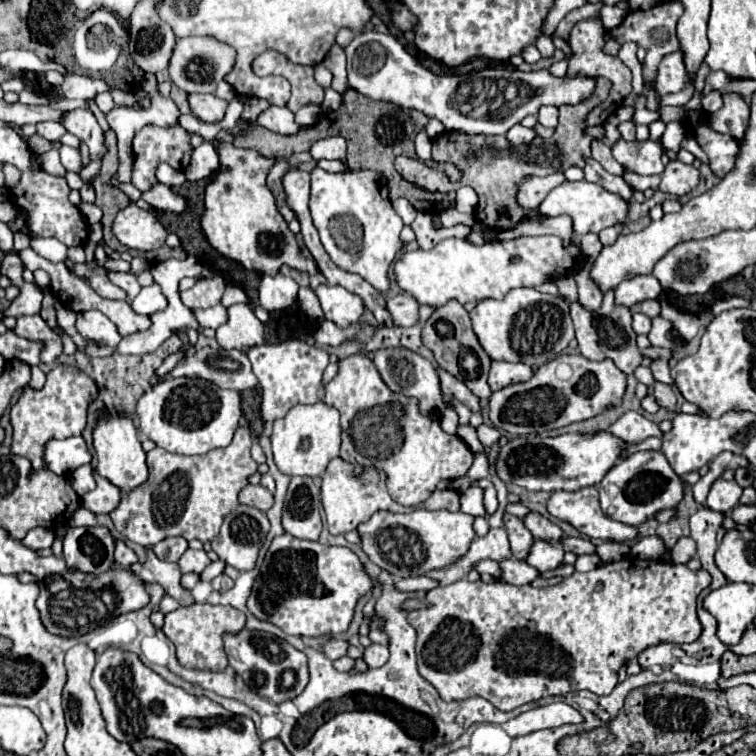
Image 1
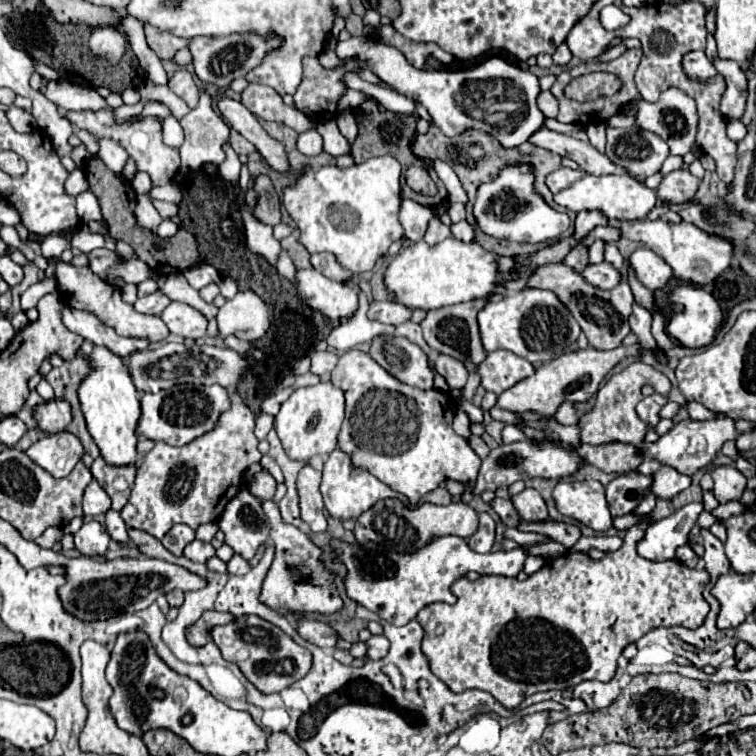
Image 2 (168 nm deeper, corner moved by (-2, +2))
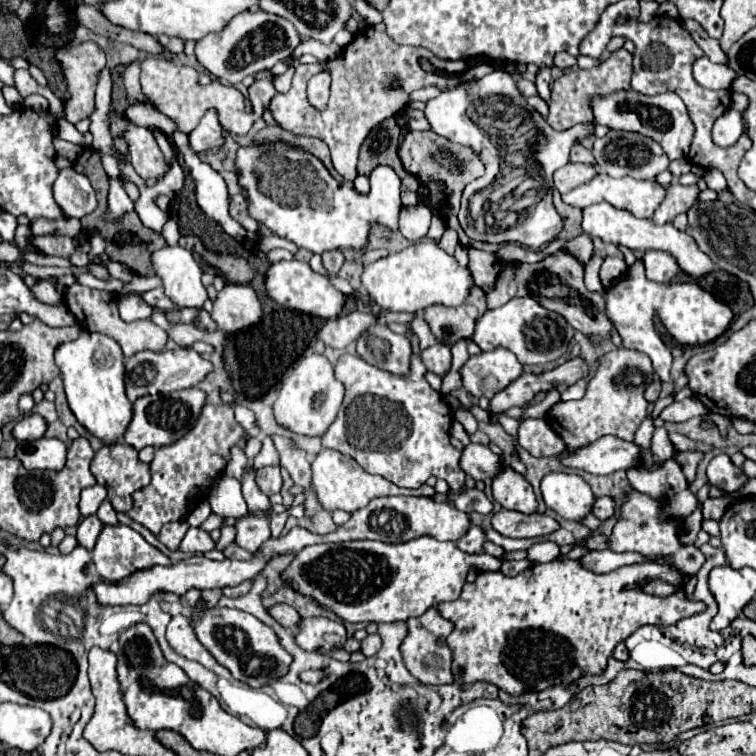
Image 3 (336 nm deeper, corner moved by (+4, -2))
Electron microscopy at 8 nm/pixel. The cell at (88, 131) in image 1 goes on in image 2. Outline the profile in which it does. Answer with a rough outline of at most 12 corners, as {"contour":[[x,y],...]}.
{"contour":[[109,138],[99,140],[99,158],[123,178],[125,148]]}

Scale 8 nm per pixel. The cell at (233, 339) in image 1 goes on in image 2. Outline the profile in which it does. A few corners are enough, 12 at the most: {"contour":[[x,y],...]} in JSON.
{"contour":[[253,290],[217,312],[221,336],[253,342],[269,328],[269,306]]}

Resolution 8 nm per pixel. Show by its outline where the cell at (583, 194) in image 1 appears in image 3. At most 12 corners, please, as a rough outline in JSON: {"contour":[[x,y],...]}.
{"contour":[[597,174],[561,196],[587,208],[609,202],[651,218],[665,198],[655,180]]}

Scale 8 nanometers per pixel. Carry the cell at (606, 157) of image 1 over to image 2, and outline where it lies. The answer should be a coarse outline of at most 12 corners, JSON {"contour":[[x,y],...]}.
{"contour":[[589,124],[589,142],[599,152],[605,150],[605,124]]}

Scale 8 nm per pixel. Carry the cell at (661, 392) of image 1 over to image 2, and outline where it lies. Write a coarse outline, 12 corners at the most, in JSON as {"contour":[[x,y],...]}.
{"contour":[[633,362],[613,374],[579,418],[581,442],[639,446],[647,425],[635,408],[645,384],[669,378]]}

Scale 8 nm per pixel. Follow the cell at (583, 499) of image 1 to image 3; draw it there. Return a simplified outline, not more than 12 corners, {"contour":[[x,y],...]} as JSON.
{"contour":[[547,474],[547,508],[573,522],[589,516],[591,486],[577,474]]}

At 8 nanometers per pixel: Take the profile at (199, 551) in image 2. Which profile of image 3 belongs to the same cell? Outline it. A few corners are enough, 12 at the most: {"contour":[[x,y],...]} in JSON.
{"contour":[[189,528],[181,552],[205,554],[215,542],[201,528]]}

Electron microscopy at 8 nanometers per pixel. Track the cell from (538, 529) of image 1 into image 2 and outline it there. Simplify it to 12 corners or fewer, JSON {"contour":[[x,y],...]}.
{"contour":[[535,488],[511,496],[521,520],[547,520],[547,506]]}

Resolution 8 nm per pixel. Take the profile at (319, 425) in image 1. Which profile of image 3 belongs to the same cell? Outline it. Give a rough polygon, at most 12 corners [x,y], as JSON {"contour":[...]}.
{"contour":[[325,356],[301,358],[273,410],[279,426],[323,436],[343,384]]}

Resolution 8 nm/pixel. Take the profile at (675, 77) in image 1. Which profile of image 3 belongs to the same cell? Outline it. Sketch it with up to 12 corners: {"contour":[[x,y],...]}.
{"contour":[[707,56],[693,64],[693,76],[709,90],[731,88],[735,72]]}

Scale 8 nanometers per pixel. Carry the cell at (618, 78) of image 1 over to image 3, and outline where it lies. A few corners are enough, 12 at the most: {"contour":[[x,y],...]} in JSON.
{"contour":[[625,48],[551,84],[547,122],[593,122],[591,100],[629,90]]}

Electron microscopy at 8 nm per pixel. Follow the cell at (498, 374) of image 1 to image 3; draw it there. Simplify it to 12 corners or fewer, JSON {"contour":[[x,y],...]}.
{"contour":[[505,348],[471,356],[463,388],[489,400],[515,382],[523,366]]}

